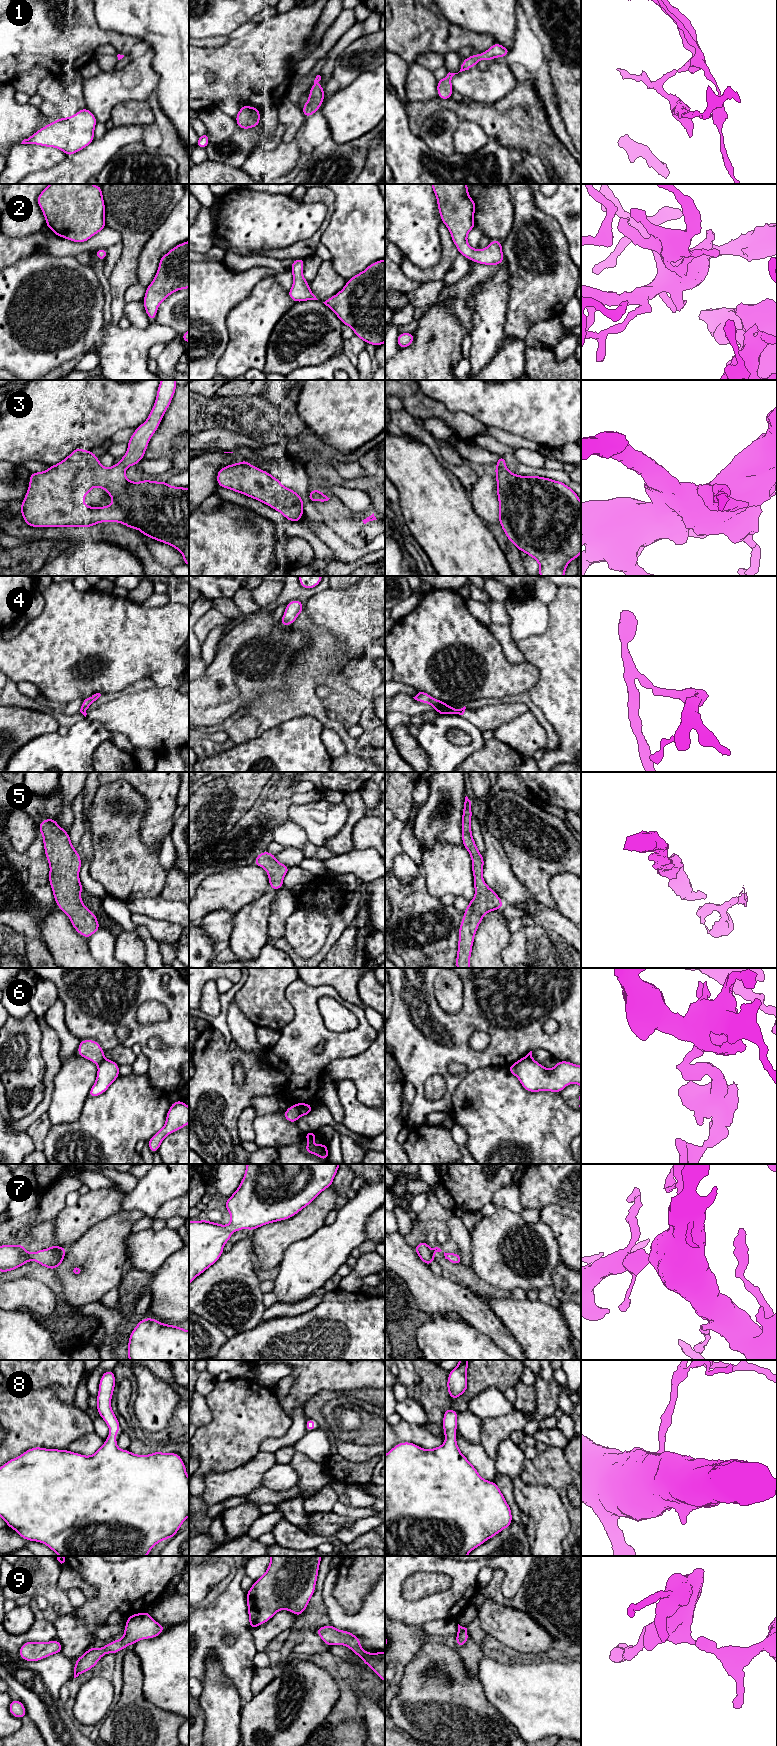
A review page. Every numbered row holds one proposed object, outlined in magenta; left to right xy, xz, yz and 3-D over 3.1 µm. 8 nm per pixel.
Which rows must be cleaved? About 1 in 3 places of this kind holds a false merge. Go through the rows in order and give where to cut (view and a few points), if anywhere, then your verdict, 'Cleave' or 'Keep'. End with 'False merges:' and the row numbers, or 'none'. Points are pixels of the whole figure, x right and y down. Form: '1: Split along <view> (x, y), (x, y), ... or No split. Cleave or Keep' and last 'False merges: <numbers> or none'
1: No split. Keep
2: No split. Keep
3: No split. Keep
4: No split. Keep
5: No split. Keep
6: Split along xz (294, 1104), (300, 1115). Cleave
7: No split. Keep
8: No split. Keep
9: No split. Keep
False merges: 6

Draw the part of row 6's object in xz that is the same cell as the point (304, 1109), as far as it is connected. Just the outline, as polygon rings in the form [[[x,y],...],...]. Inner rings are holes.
[[[295,1103],[294,1105],[298,1109],[300,1116],[308,1115],[313,1110],[313,1107],[309,1103]]]

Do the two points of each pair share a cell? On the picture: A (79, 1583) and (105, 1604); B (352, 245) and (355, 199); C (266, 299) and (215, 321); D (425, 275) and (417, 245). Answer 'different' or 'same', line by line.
A: different
B: same
C: different
D: different

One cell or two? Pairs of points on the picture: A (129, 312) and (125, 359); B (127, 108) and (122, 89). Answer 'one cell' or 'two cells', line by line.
A: two cells
B: two cells

